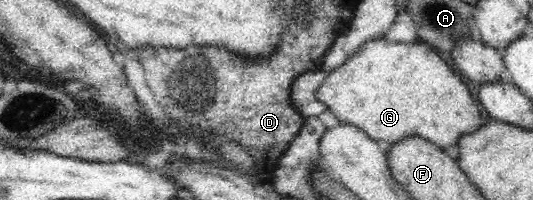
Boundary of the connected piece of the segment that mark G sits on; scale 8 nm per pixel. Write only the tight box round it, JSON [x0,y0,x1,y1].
[290,34,481,149]

